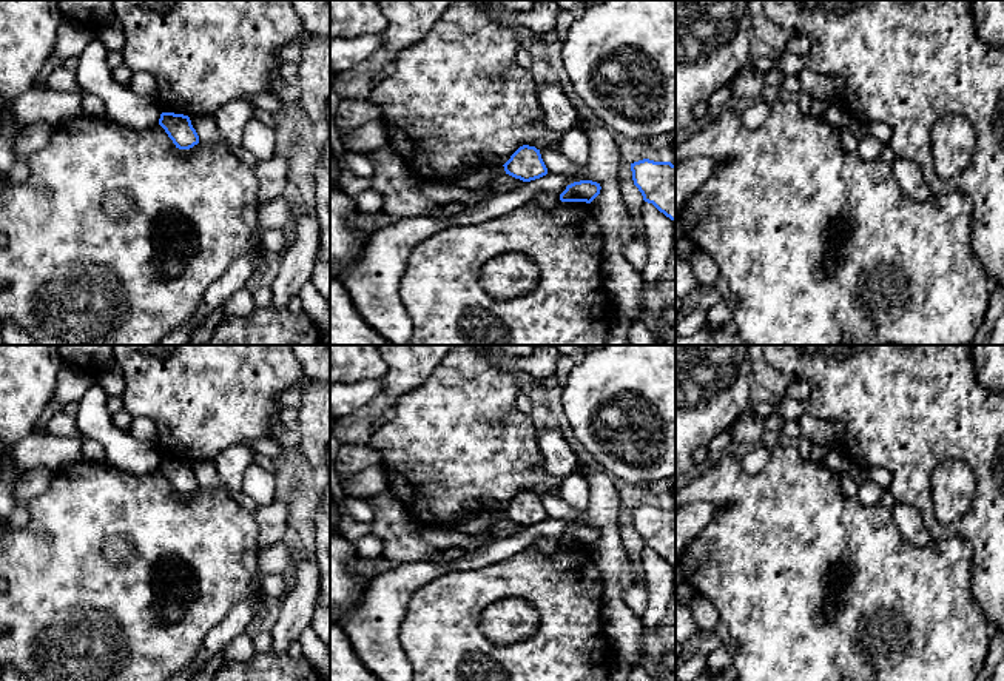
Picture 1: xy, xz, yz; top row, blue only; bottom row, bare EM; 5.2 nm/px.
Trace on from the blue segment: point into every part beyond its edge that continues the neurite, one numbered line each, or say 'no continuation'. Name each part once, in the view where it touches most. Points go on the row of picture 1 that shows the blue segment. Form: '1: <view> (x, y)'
no continuation

